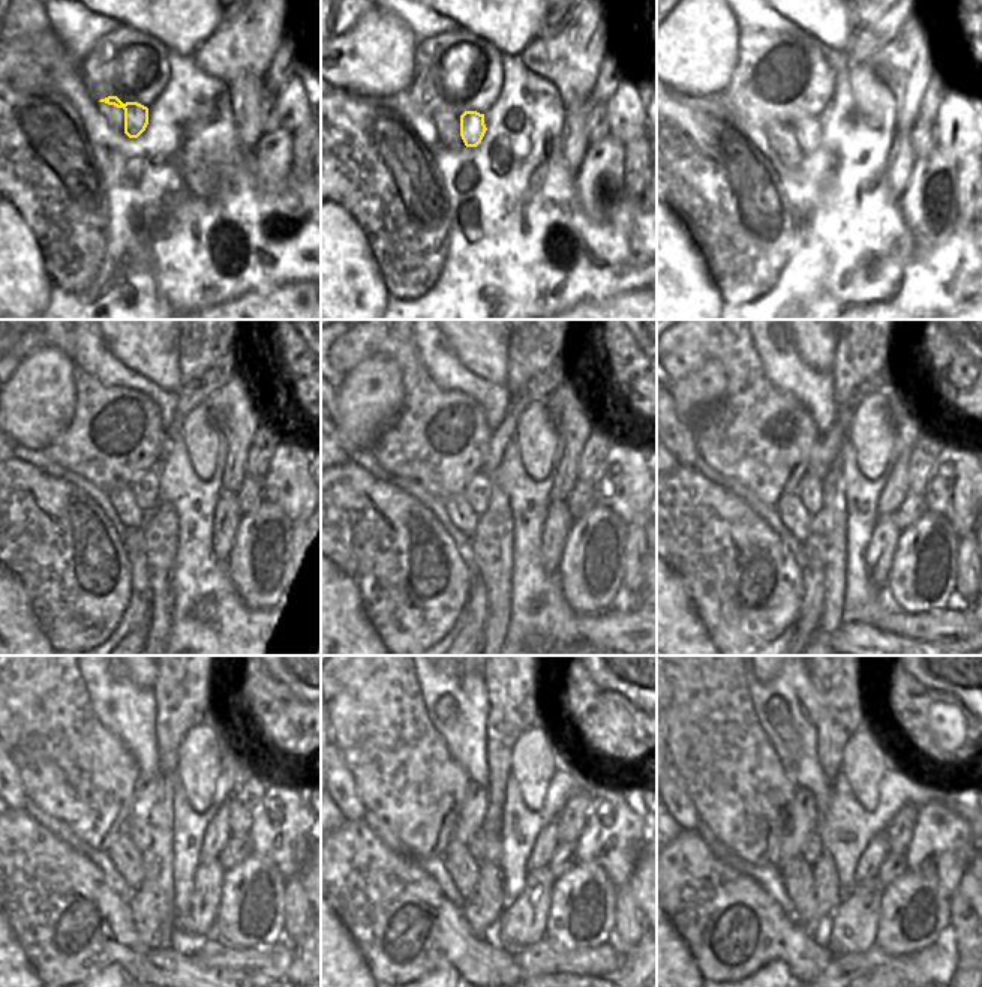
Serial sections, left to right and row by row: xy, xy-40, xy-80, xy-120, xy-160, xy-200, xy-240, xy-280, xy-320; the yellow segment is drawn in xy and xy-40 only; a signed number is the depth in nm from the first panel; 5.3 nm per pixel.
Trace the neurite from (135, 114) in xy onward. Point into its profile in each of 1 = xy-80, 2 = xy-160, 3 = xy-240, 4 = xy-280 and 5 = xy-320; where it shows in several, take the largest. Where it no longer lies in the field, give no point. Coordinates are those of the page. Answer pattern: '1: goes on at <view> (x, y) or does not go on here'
1: goes on at xy-80 (808, 131)
2: goes on at xy-160 (477, 492)
3: goes on at xy-240 (138, 831)
4: goes on at xy-280 (476, 843)
5: goes on at xy-320 (811, 848)

